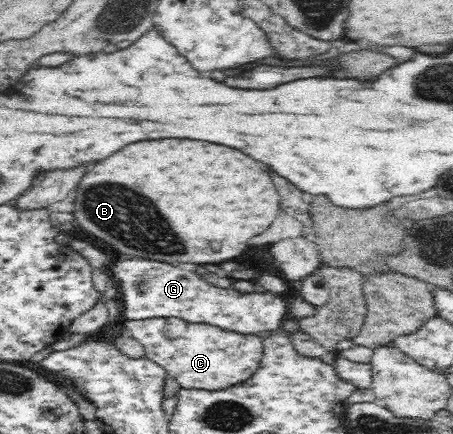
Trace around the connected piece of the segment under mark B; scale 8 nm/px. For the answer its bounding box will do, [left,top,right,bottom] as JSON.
[75,140,278,267]

